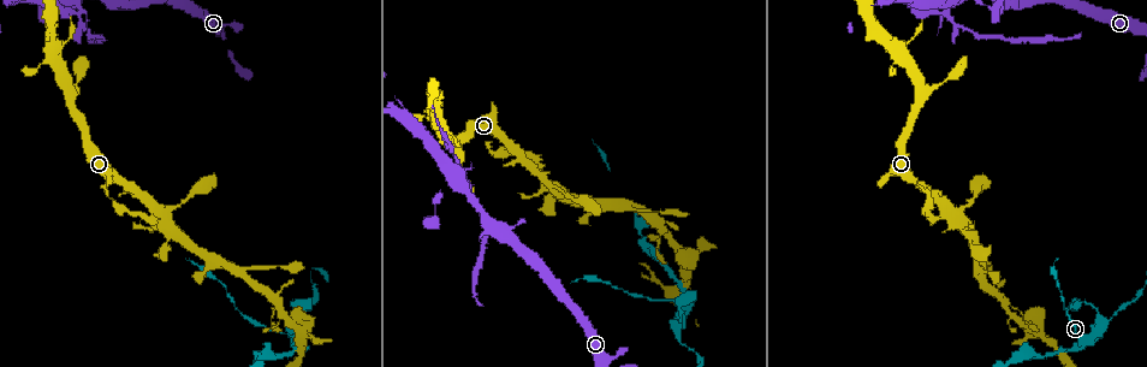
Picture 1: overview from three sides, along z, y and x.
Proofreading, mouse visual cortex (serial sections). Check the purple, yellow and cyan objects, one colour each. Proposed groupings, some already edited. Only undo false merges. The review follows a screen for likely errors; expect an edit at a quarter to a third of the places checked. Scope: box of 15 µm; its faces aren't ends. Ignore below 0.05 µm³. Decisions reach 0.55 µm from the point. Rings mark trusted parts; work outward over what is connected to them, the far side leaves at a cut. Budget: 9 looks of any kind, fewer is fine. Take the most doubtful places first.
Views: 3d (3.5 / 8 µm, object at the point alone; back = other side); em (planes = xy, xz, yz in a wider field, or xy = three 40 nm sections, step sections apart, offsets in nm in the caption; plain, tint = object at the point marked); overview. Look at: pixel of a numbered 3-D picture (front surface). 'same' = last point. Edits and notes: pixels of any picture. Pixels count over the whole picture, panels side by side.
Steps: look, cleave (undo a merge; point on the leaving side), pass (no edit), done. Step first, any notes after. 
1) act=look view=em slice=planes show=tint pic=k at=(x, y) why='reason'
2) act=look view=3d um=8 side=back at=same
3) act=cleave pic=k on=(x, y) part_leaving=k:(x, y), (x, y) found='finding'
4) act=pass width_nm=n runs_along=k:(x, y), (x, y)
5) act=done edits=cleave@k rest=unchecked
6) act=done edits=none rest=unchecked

act=look view=3d um=3.5 pic=1 at=(946, 12) why='small branch off a trunk'

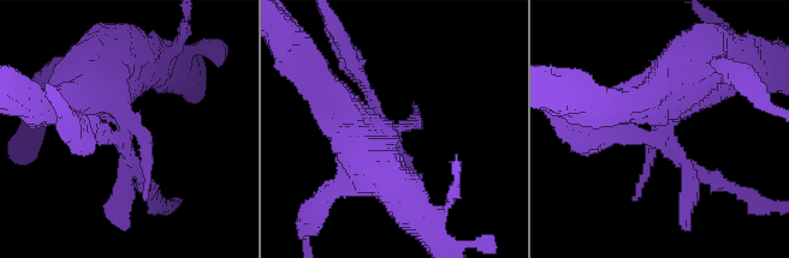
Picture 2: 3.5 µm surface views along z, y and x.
act=look view=em slice=xy step=3 show=tint pic=2 at=(123, 135) why='need the tissue'

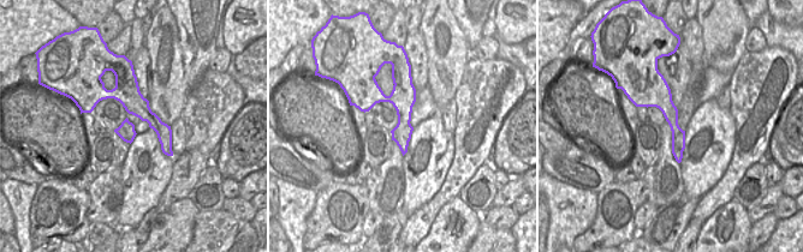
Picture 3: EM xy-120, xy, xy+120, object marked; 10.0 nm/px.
act=cleave pic=2 on=(120, 174) part_leaving=2:(664, 134), (686, 167), (751, 197) found='two cells meet here'

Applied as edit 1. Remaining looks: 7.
act=look view=3d um=3.5 pic=1 at=(534, 169) why='side arm on a straight run'

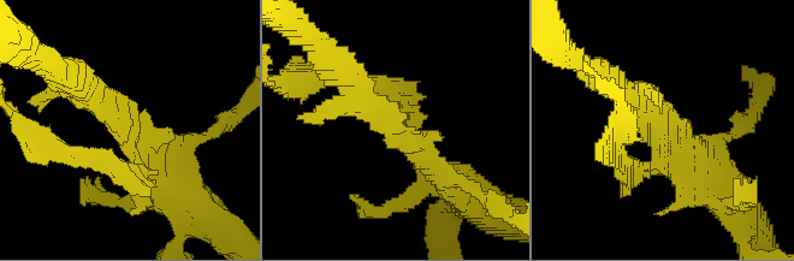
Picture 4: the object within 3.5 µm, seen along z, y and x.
act=look view=em slice=xy step=1 show=tint pic=4 at=(127, 121) arms=3 arm_widths_nm=150,350,350

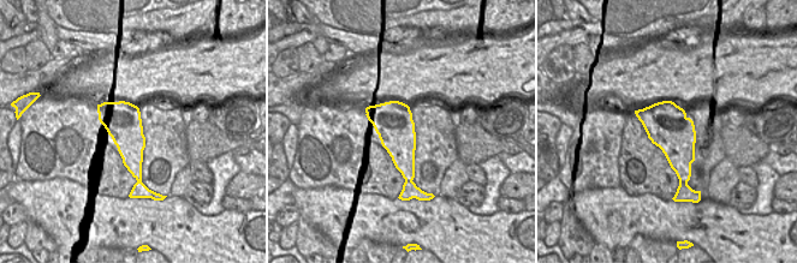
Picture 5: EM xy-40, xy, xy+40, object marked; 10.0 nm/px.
act=cleave pic=4 on=(129, 185) part_leaving=4:(137, 160), (129, 167), (66, 153), (41, 135) found='two cells meet here'

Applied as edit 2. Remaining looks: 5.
act=look view=3d um=3.5 pic=1 at=(1078, 346) why='abrupt turn'

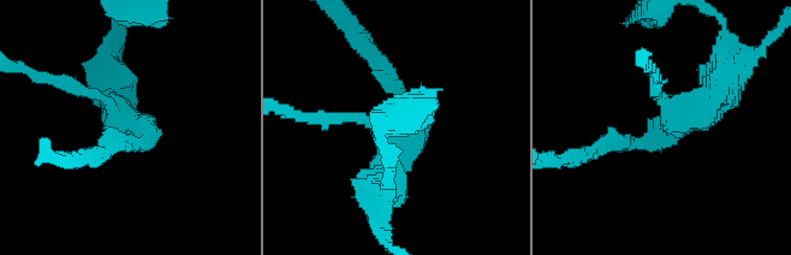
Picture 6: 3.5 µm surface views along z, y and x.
act=look view=em slice=xy step=1 show=plain pic=6 at=(145, 126) why='shape alone is not enough'

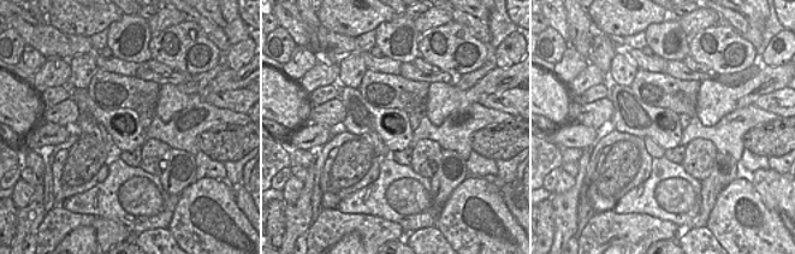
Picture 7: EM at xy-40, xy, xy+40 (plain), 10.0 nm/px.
act=look view=em slice=xy step=1 show=tint at=same

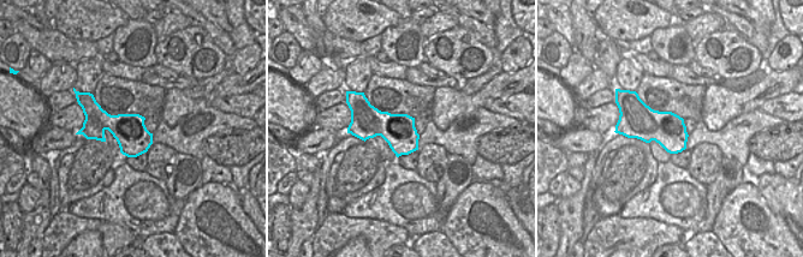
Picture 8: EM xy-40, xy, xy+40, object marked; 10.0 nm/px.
act=cleave pic=6 on=(100, 75) width_nm=340 part_leaving=6:(670, 106), (701, 113), (725, 54) found='two cells meet here'

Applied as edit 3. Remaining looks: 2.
act=look view=3d um=3.5 pic=1 at=(978, 273) why='two arms in line, one across'

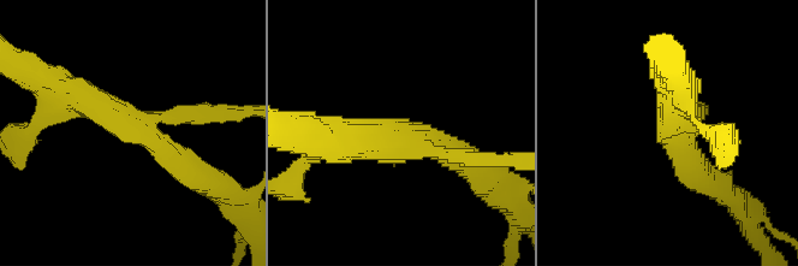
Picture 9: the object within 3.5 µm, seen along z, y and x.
act=look view=em slice=xy step=5 show=tint pic=9 at=(141, 126) why='now the EM'

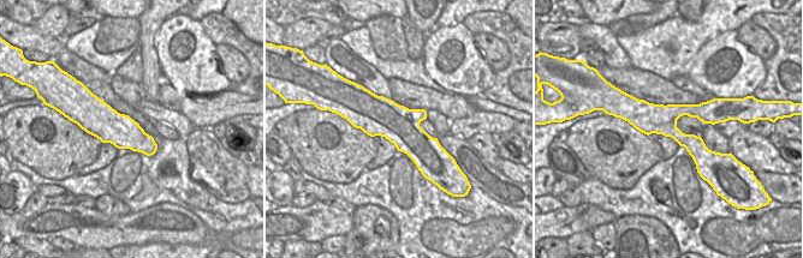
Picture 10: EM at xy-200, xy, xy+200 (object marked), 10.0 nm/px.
act=pass runs_along=9:(71, 93), (137, 123), (200, 178) found='one cell here'

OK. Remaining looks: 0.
act=done edits=cleave@2,cleave@4,cleave@6 rest=unchecked

